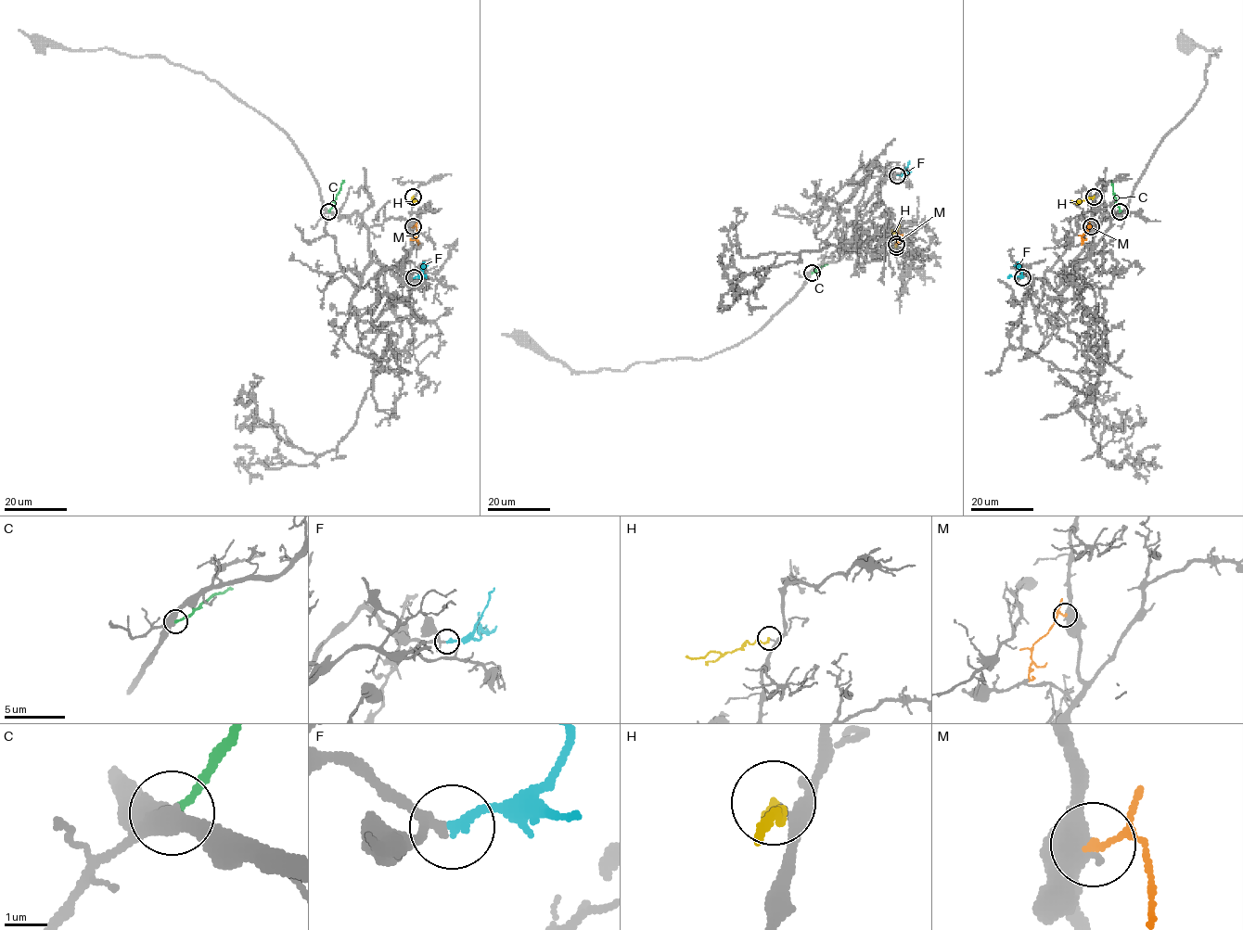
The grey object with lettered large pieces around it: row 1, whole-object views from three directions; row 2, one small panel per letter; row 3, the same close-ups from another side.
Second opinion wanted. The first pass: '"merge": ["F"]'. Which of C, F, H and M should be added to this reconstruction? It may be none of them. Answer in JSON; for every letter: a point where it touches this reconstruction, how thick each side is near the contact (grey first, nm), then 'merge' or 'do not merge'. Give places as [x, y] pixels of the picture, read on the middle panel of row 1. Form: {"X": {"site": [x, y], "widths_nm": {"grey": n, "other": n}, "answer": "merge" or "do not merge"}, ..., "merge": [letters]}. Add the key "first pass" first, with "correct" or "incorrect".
{"first pass": "correct", "C": {"site": [812, 273], "widths_nm": {"grey": 500, "other": 200}, "answer": "do not merge"}, "F": {"site": [897, 175], "widths_nm": {"grey": 200, "other": 240}, "answer": "merge"}, "H": {"site": [896, 247], "widths_nm": {"grey": 180, "other": 180}, "answer": "do not merge"}, "M": {"site": [896, 244], "widths_nm": {"grey": 480, "other": 160}, "answer": "do not merge"}, "merge": ["F"]}

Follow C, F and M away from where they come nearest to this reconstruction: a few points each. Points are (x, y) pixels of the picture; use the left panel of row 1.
C: (328, 211), (343, 181)
F: (414, 277), (421, 273), (424, 261)
M: (413, 227), (416, 227), (416, 238), (420, 244)

